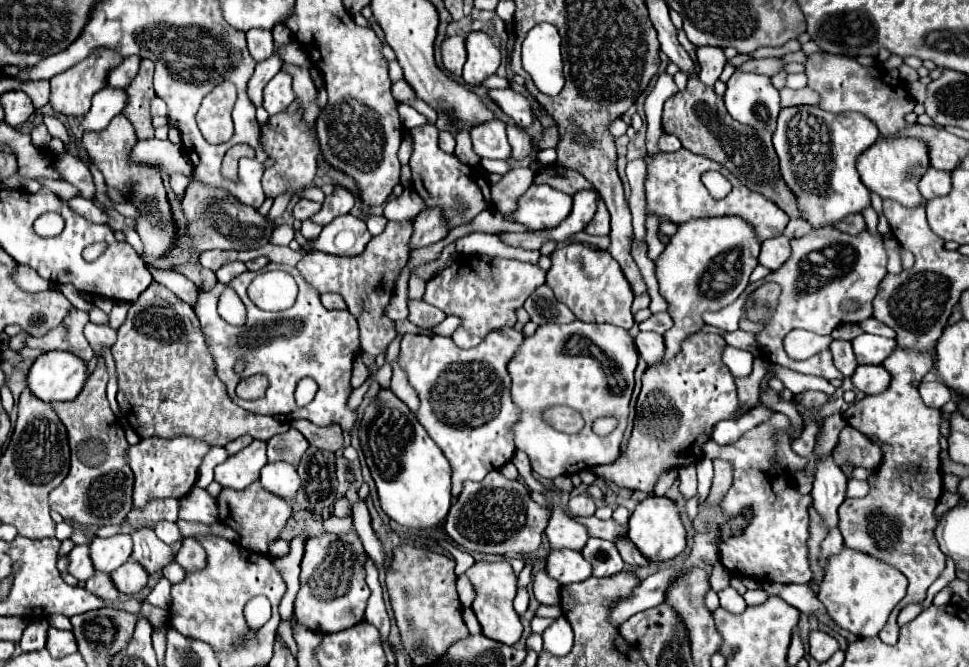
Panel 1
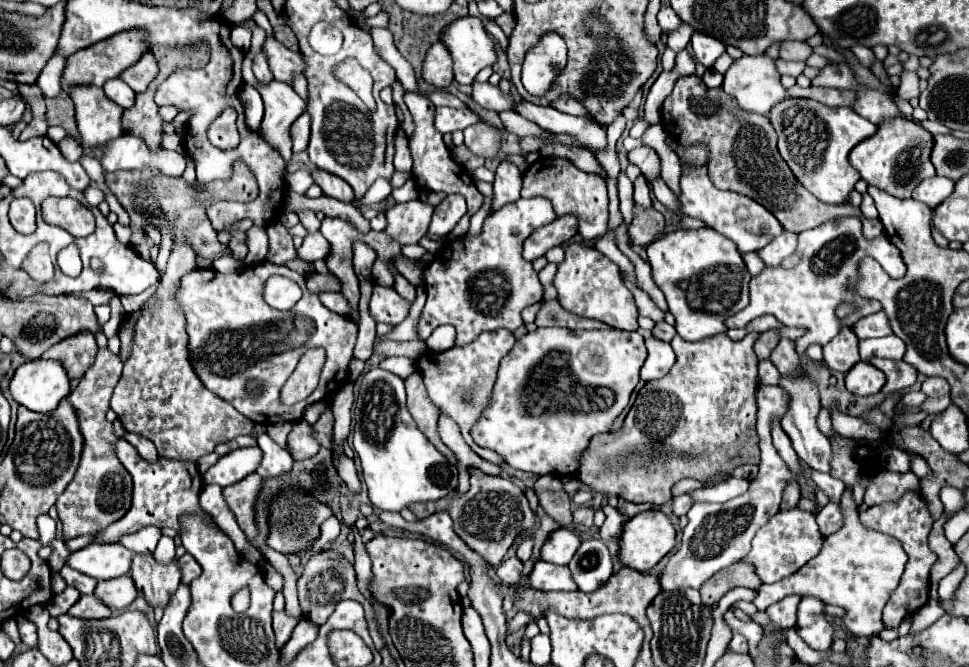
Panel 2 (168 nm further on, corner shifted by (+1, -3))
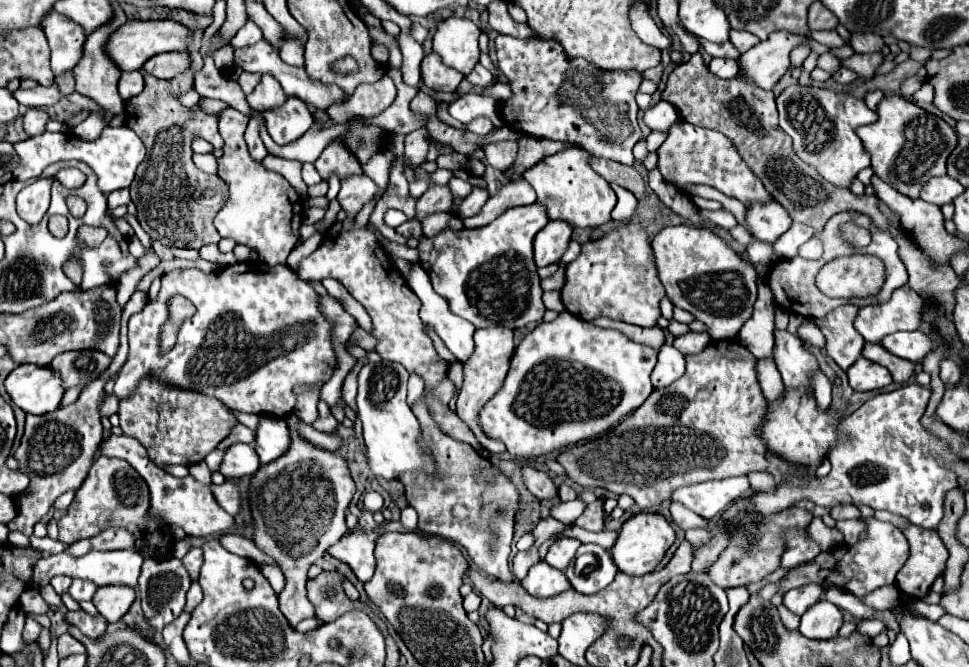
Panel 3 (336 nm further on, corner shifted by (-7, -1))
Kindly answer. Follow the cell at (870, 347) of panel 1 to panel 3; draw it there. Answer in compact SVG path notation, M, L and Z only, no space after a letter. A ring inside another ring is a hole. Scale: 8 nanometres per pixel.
M921 330L889 334L881 340L881 346L885 350L889 350L891 354L905 358L905 360L911 360L911 362L921 362L923 356L931 350L929 336L925 336Z

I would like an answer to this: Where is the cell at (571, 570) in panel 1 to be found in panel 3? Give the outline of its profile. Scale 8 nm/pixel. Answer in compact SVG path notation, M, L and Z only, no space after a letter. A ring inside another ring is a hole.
M545 560L535 564L529 570L529 574L521 580L521 584L531 596L537 596L537 598L549 598L571 588L567 576L557 568L551 568Z

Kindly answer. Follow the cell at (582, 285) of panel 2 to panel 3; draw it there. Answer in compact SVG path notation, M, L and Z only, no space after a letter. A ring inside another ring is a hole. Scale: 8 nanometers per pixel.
M637 224L615 228L599 240L581 244L579 258L567 266L567 280L561 290L567 312L579 316L581 320L607 316L647 328L657 324L657 318L661 316L659 300L663 296L665 288L657 278L647 232Z

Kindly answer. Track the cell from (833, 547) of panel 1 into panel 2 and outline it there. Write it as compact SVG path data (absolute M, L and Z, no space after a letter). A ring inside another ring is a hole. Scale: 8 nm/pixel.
M829 502L819 514L817 514L817 524L819 524L819 530L823 532L823 536L827 538L829 534L837 532L843 524L843 516L841 516L841 506Z

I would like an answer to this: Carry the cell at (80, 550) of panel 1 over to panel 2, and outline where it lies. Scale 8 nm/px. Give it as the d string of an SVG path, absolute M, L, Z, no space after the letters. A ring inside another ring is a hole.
M63 566L63 568L59 570L59 574L61 574L61 578L67 582L67 586L77 588L81 594L93 594L93 590L95 590L95 586L97 586L97 580L95 580L95 578L89 578L89 576L85 576L85 574L81 574L81 572L69 568L69 566Z

